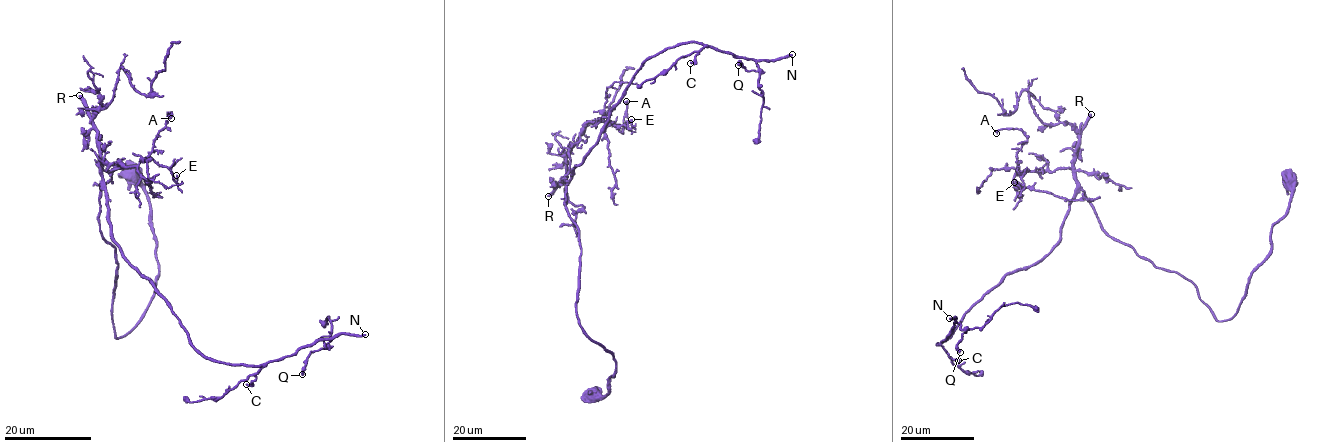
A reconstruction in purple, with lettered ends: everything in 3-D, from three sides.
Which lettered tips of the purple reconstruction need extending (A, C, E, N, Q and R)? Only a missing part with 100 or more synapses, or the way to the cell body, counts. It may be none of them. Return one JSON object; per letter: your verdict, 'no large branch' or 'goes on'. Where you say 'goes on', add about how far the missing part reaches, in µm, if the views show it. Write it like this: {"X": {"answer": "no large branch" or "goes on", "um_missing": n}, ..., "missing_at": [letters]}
{"A": {"answer": "no large branch"}, "C": {"answer": "no large branch"}, "E": {"answer": "no large branch"}, "N": {"answer": "goes on", "um_missing": 70}, "Q": {"answer": "no large branch"}, "R": {"answer": "goes on", "um_missing": 60}, "missing_at": ["N", "R"]}

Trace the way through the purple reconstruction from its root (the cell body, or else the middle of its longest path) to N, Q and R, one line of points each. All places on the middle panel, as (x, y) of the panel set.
N: (593, 395), (609, 391), (615, 360), (577, 318), (572, 170), (655, 54), (693, 41), (753, 60), (792, 54)
Q: (593, 395), (609, 391), (615, 360), (577, 318), (572, 170), (648, 58), (697, 41), (758, 69), (738, 65)
R: (593, 395), (609, 391), (615, 360), (578, 322), (581, 246), (564, 205), (565, 179), (548, 196)

